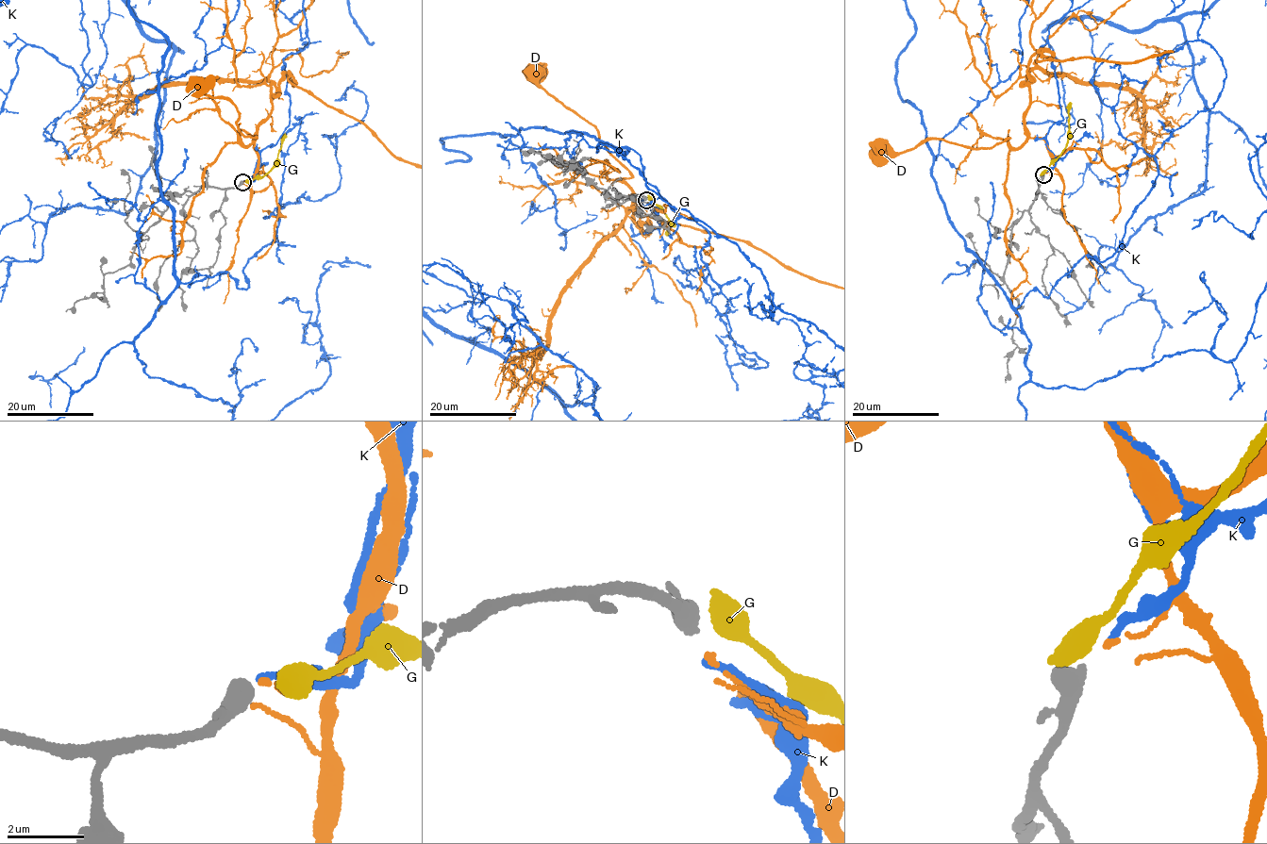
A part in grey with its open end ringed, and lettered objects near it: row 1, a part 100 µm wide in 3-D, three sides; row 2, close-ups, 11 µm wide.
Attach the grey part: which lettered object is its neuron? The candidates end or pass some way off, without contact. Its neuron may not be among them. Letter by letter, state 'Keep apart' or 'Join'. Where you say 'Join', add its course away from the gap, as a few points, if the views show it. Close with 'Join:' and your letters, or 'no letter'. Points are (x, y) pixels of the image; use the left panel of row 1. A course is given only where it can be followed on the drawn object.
D: Keep apart
G: Keep apart
K: Keep apart
Join: no letter

